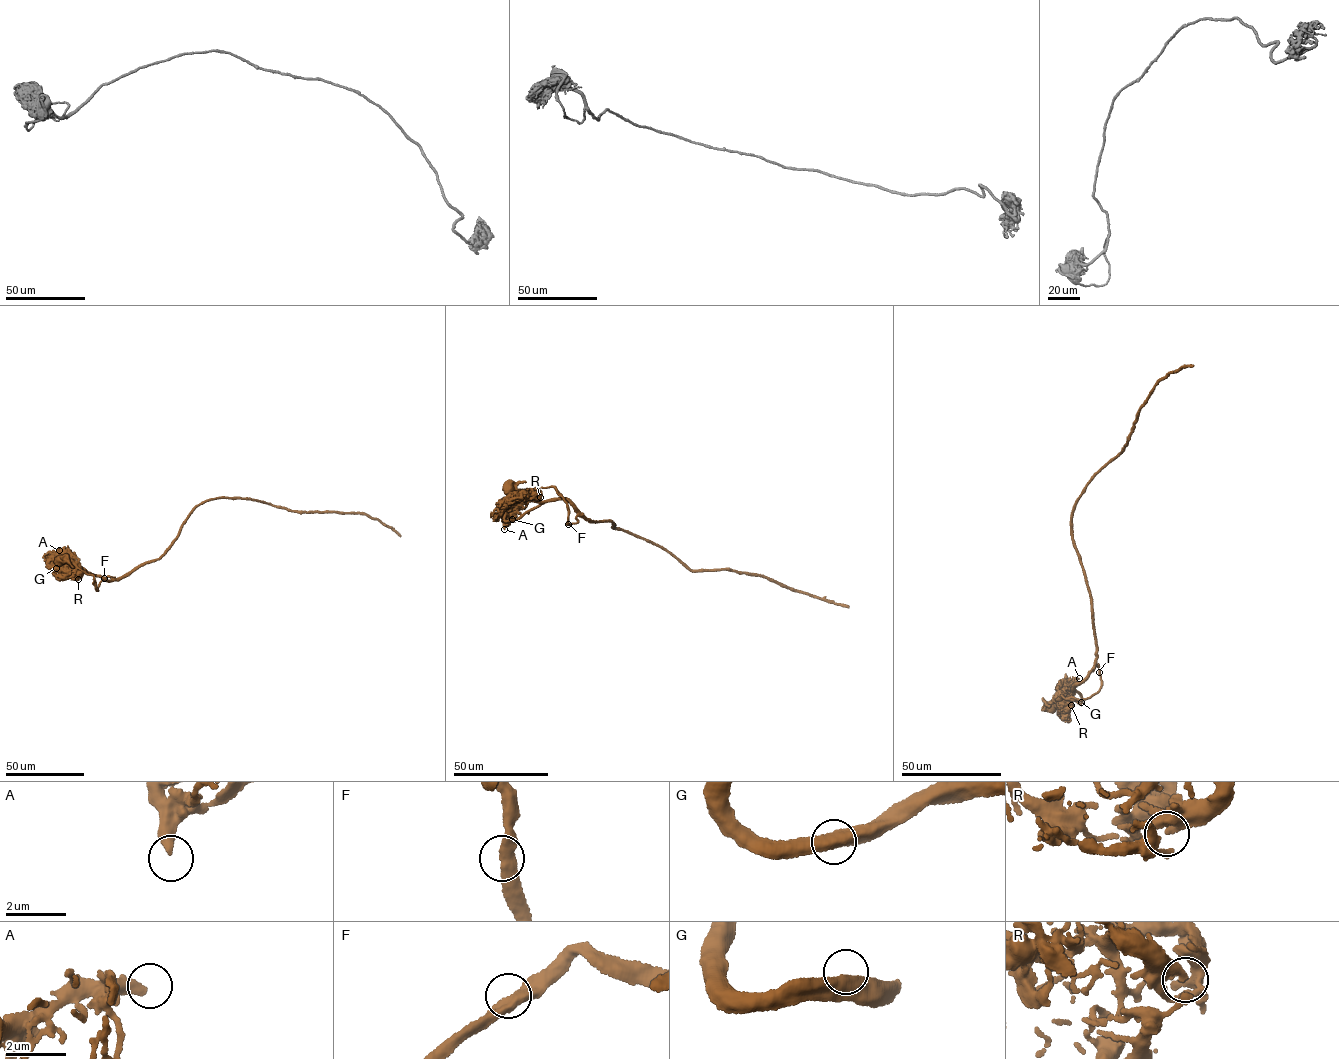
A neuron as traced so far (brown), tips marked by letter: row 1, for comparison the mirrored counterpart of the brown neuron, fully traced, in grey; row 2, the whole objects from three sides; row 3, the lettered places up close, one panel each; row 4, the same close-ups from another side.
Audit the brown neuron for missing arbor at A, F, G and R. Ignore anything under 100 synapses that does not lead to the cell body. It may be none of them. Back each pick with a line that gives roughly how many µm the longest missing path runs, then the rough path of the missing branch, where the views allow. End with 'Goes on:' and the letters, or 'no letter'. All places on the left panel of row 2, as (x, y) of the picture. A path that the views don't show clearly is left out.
Goes on: no letter

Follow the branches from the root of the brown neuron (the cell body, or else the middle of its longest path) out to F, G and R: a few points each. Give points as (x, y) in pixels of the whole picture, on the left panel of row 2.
F: (58, 561), (58, 564), (108, 580), (114, 577), (104, 578)
G: (58, 561), (58, 564), (63, 563), (55, 560), (51, 564), (51, 568), (56, 568)
R: (58, 561), (80, 575), (78, 579)

